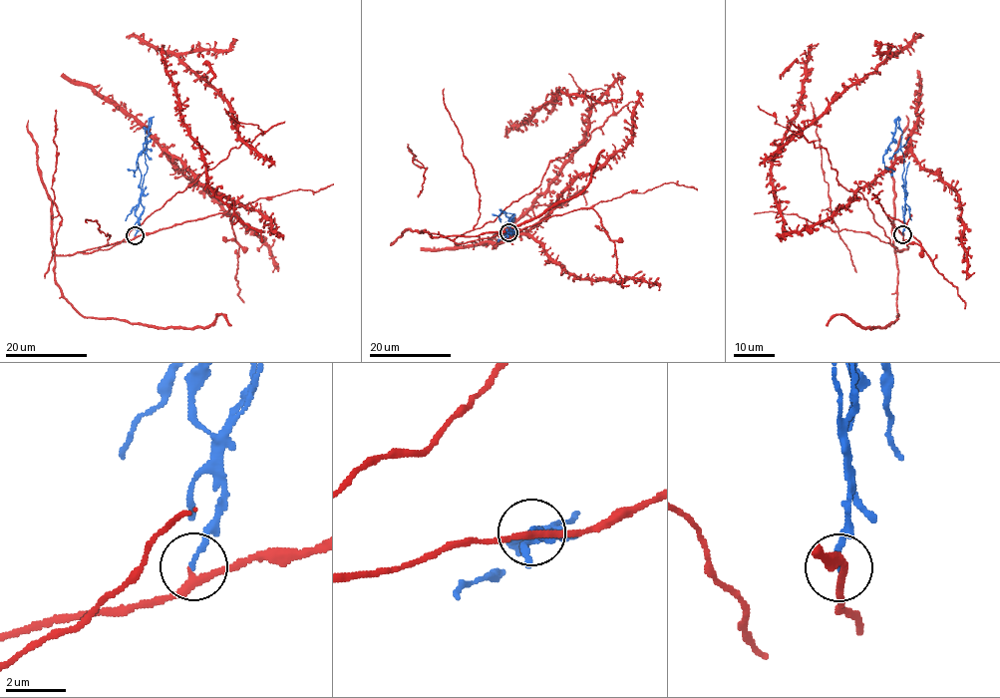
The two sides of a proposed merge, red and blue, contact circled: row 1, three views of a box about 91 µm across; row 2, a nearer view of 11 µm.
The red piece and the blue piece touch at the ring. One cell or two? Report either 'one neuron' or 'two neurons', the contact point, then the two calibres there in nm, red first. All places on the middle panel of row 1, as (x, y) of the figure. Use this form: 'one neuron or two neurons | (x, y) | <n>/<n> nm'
two neurons | (508, 232) | 200/150 nm

